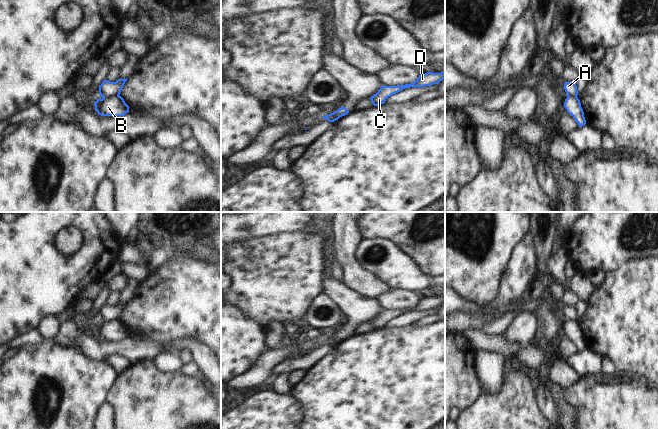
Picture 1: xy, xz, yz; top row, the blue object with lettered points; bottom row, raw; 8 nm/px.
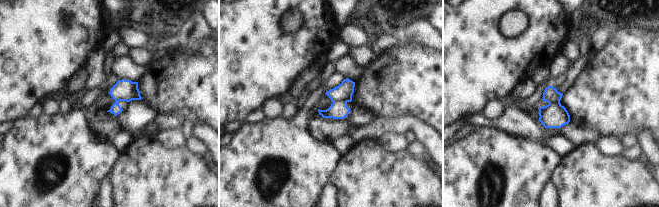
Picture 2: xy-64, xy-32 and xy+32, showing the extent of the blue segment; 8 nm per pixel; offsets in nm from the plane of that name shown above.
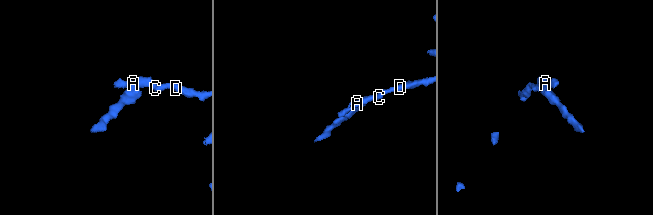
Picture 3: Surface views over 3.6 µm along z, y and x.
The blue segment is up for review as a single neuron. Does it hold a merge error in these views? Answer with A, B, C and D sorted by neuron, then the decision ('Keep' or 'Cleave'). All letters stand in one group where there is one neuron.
Groups: A C D / B. Cleave

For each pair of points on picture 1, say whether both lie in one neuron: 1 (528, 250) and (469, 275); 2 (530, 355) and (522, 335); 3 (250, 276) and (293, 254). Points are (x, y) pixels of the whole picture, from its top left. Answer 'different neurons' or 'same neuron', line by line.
1: different neurons
2: different neurons
3: same neuron

